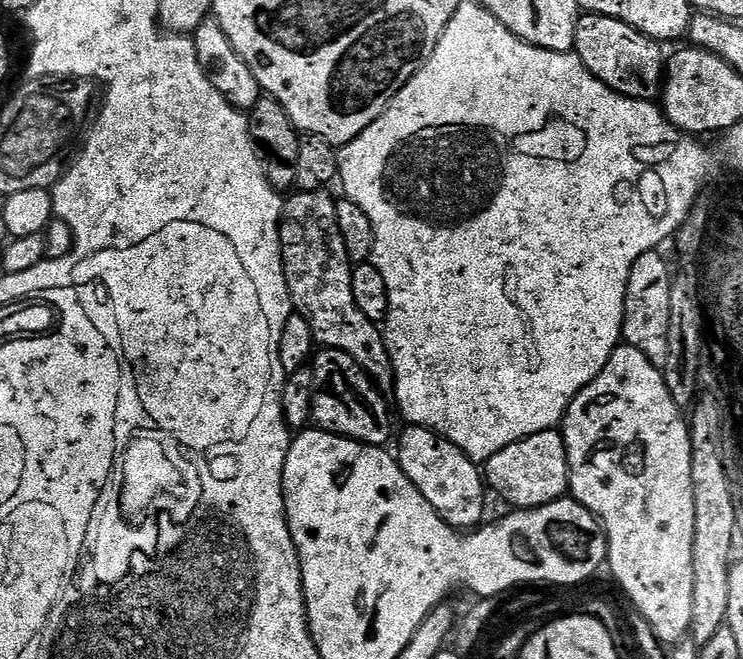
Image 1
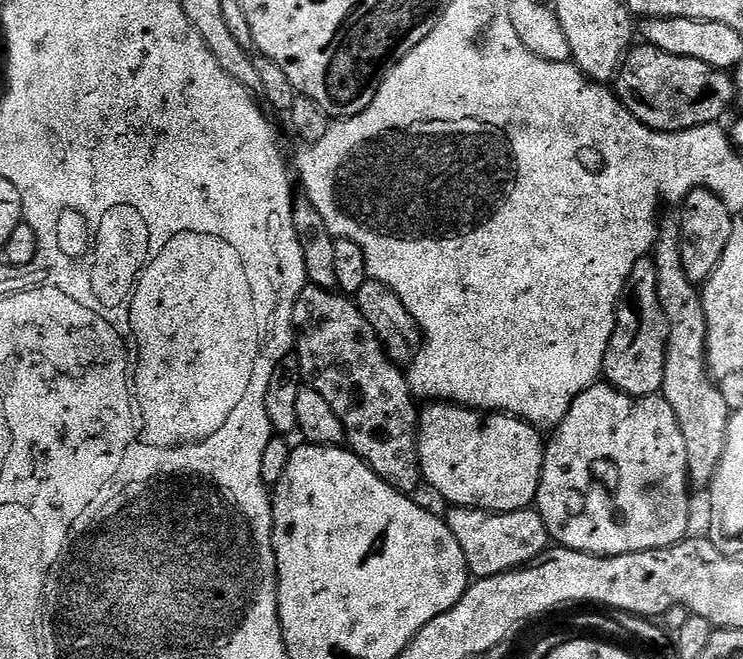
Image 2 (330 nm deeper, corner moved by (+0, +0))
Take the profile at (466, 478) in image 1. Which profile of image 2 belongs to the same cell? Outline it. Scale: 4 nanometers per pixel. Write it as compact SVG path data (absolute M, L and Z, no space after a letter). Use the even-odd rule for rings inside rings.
M455 506L447 509L446 519L454 538L458 538L458 546L462 546L462 554L468 563L468 571L473 577L483 578L497 576L515 568L522 568L534 558L538 558L550 547L550 537L546 526L542 522L540 513L535 510L523 512L483 512L481 508L458 508Z

